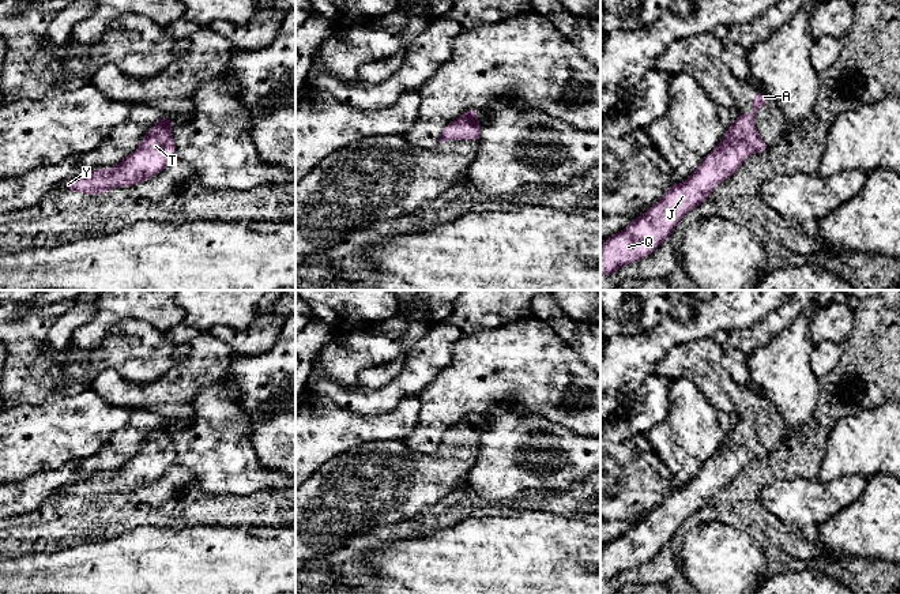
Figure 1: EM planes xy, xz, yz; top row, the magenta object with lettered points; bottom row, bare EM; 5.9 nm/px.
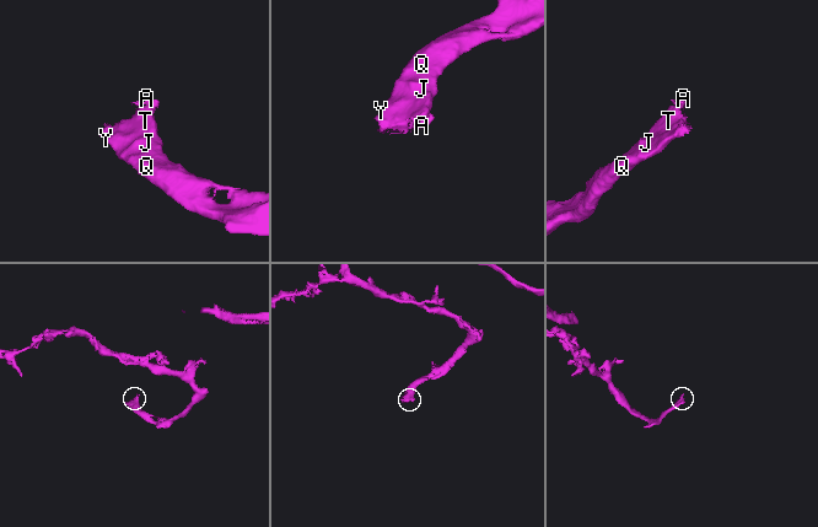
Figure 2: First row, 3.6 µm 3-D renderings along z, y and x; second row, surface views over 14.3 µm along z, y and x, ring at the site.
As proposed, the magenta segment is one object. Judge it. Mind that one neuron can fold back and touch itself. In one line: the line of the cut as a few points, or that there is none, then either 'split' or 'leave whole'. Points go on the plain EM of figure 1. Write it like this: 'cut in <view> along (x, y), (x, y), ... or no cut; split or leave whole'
no cut; leave whole

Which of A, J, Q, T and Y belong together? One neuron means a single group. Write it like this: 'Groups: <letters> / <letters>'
Groups: A J Q T Y

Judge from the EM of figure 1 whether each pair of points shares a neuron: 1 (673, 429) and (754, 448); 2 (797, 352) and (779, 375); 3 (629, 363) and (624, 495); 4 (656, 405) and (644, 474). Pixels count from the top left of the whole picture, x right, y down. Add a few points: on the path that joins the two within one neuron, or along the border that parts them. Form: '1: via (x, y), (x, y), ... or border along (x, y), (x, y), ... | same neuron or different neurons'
1: border along (734, 414), (735, 425), (701, 465) | different neurons
2: via (791, 357), (780, 369) | same neuron
3: border along (655, 373), (650, 375), (633, 391) | different neurons
4: via (639, 420), (617, 443), (617, 447), (627, 457) | same neuron

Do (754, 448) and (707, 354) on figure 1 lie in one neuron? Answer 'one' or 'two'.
one

